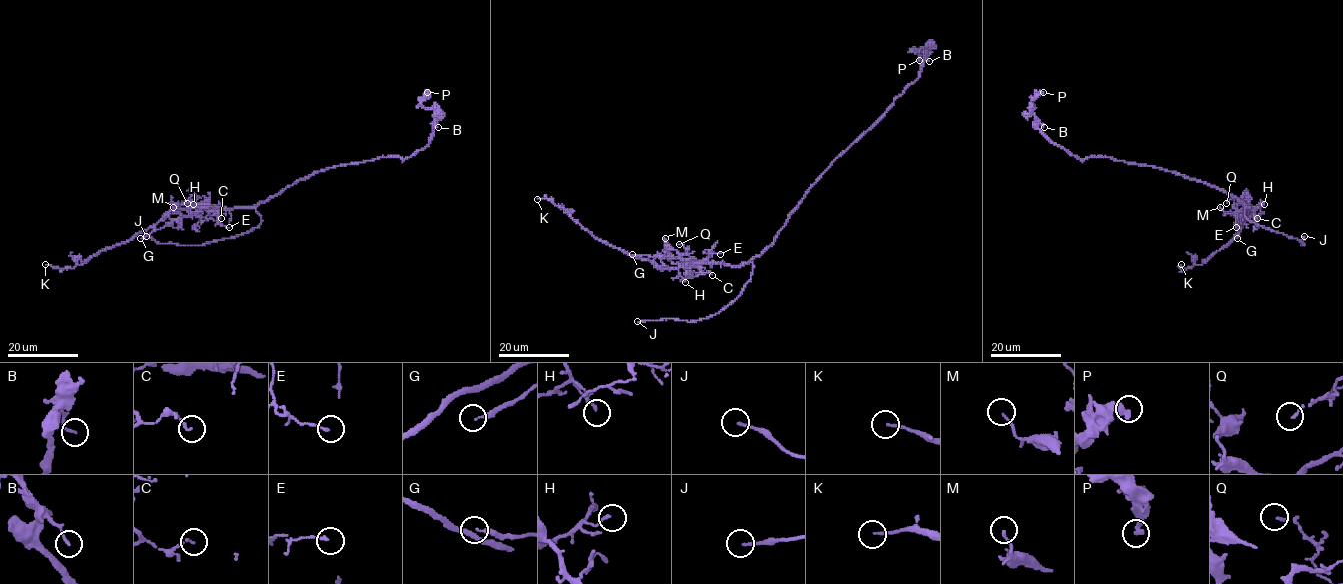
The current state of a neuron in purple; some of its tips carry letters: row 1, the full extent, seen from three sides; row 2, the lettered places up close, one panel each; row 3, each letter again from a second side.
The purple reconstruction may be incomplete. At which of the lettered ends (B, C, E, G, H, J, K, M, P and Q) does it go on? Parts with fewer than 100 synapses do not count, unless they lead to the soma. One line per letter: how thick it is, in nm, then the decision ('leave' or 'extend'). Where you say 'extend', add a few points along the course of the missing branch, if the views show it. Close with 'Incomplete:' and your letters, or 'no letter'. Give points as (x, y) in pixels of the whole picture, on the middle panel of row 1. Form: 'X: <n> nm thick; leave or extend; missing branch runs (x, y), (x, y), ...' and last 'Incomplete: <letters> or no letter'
B: 140 nm thick; leave
C: 110 nm thick; leave
E: 130 nm thick; leave
G: 180 nm thick; leave
H: 140 nm thick; leave
J: 150 nm thick; extend
K: 130 nm thick; leave
M: 120 nm thick; leave
P: 320 nm thick; leave
Q: 130 nm thick; leave
Incomplete: J

